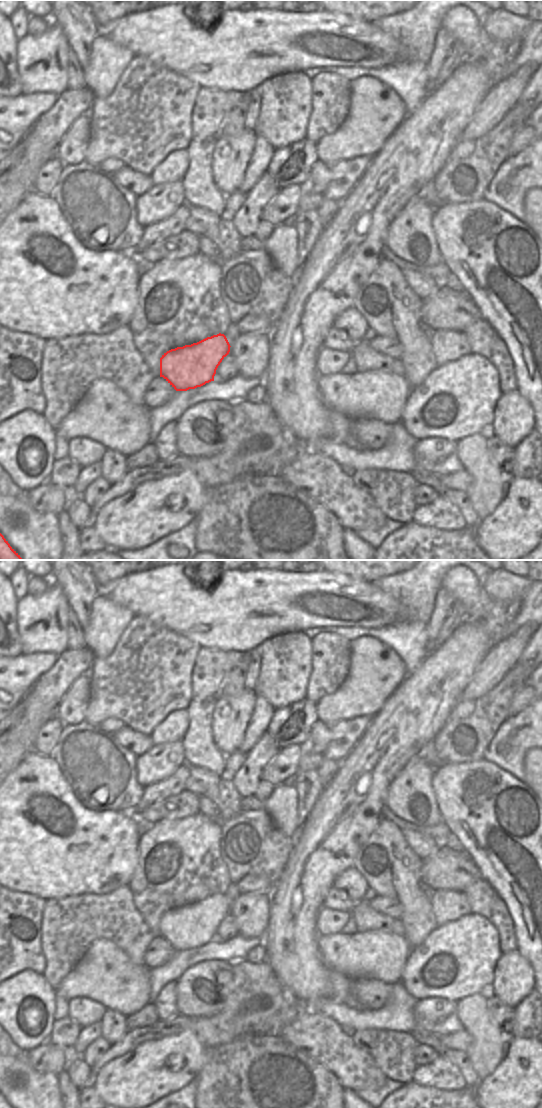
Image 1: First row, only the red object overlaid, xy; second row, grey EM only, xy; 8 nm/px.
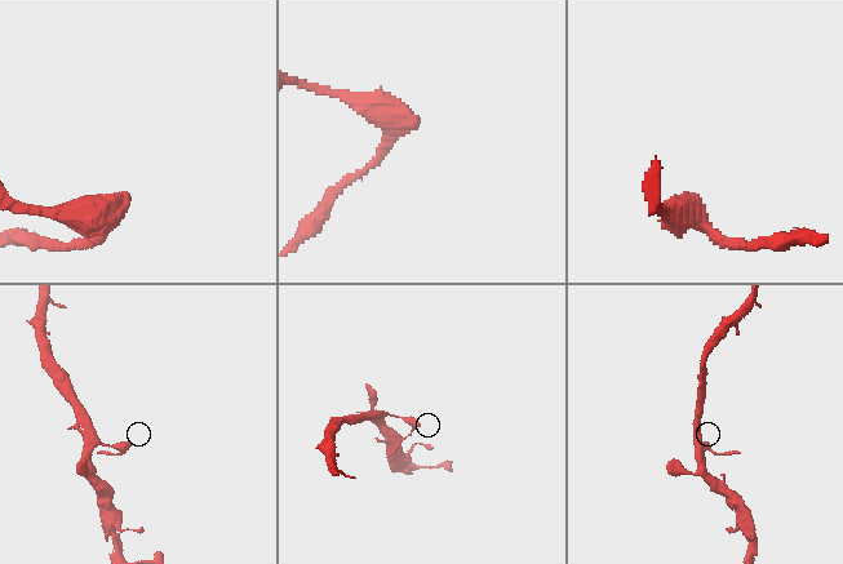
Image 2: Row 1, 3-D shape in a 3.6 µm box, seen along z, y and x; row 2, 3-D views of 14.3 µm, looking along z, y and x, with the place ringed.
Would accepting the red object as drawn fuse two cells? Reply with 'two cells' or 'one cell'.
two cells

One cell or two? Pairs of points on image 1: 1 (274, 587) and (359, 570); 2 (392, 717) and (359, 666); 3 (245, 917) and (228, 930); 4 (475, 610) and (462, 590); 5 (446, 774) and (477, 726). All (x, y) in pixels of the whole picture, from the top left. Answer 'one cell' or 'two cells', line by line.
1: two cells
2: two cells
3: two cells
4: one cell
5: two cells

